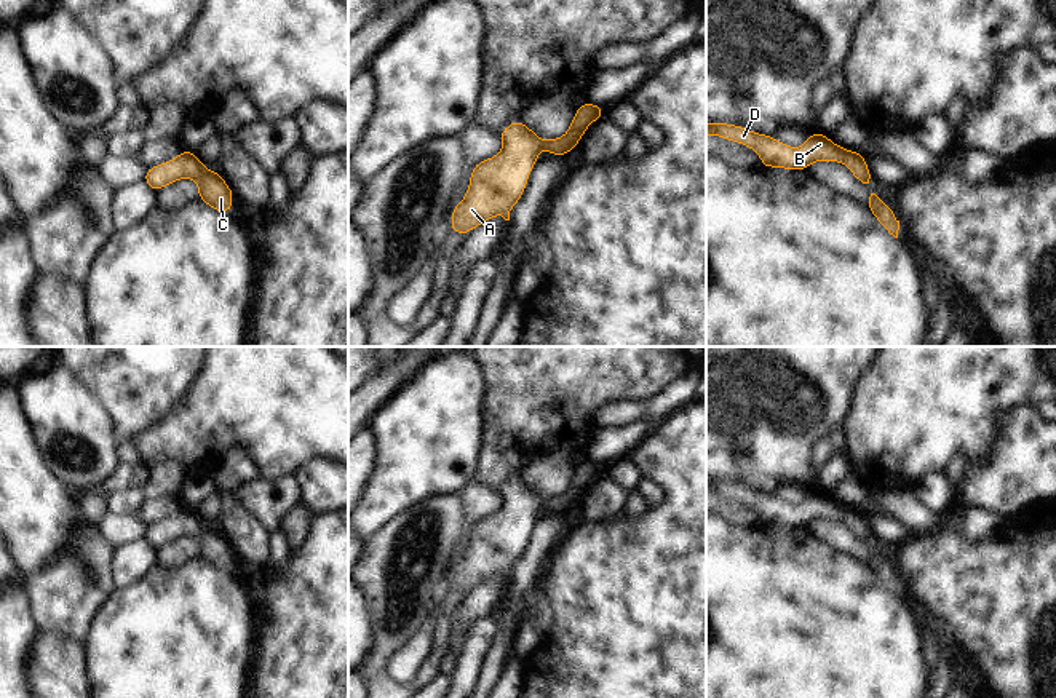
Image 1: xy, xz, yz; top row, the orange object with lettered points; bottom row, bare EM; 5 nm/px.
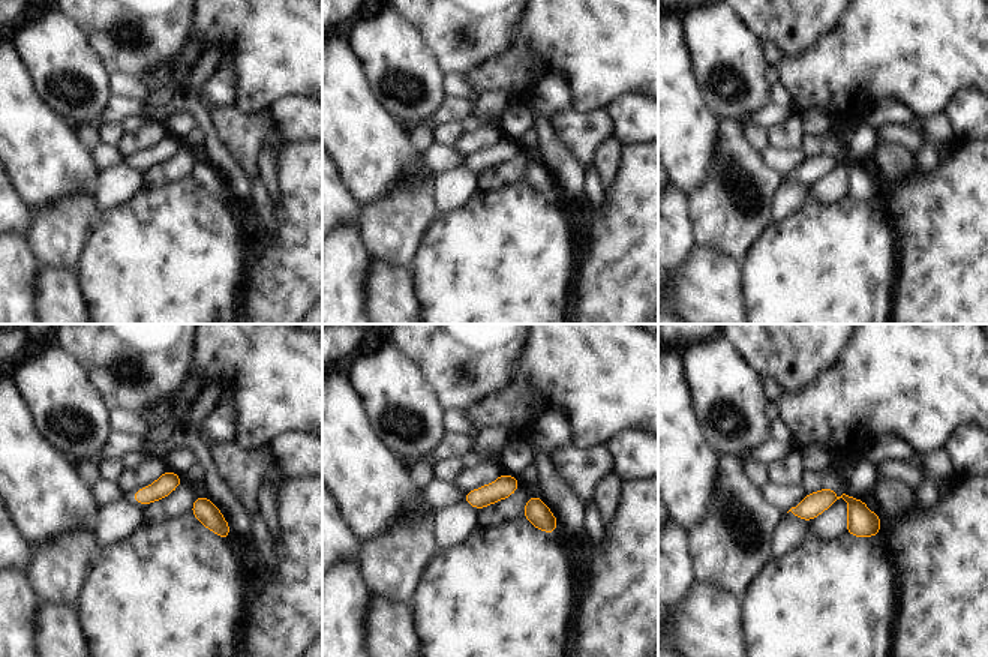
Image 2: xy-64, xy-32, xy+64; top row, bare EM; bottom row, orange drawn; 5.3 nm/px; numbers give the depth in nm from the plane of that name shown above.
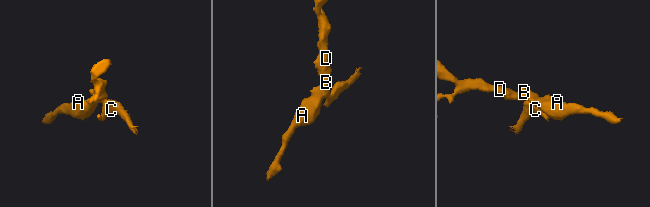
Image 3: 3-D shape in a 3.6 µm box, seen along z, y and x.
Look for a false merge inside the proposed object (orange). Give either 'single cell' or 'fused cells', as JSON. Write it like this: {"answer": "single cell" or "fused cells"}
{"answer": "single cell"}

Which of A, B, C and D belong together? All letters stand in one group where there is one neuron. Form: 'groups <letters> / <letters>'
groups A B C D

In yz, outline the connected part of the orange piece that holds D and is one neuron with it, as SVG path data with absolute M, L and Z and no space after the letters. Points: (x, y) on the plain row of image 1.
M706 479L706 494L719 494L756 508L764 525L799 529L804 525L810 527L813 519L839 519L845 522L853 535L869 548L867 567L890 593L898 596L899 578L893 567L885 562L879 551L871 545L872 532L867 527L866 516L861 510L844 506L823 490L812 490L799 506L794 506L773 494L754 490L732 481Z

